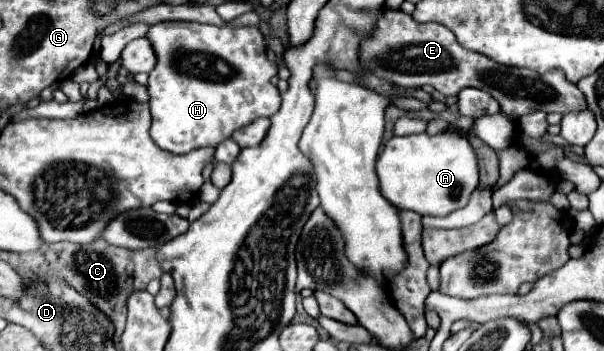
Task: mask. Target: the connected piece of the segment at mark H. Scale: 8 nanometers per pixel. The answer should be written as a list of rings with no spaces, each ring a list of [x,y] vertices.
[[[168,21],[152,25],[146,37],[158,57],[148,81],[152,113],[150,137],[158,147],[178,155],[198,147],[216,147],[256,117],[270,117],[280,109],[280,91],[270,83],[270,79],[278,73],[278,67],[268,59],[266,41],[258,27],[216,27],[204,23]]]

